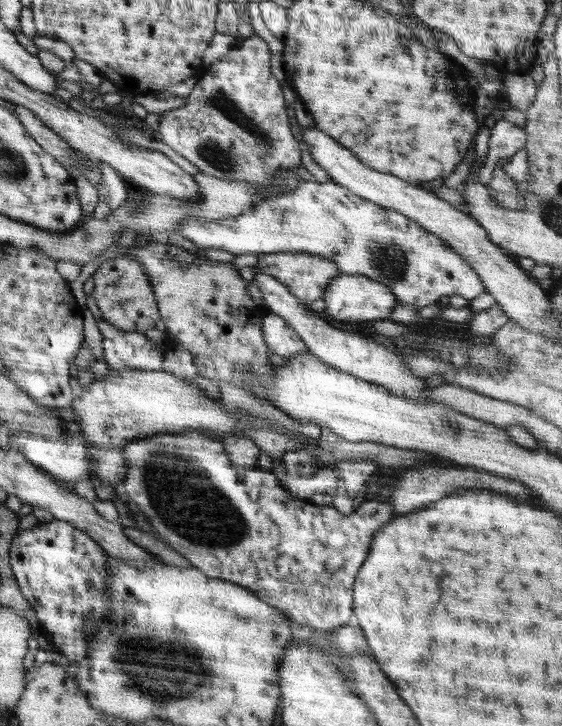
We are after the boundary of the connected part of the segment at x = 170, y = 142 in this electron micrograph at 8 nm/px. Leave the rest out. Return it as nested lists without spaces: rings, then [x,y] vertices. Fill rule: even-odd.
[[[254,33],[249,38],[245,38],[241,44],[236,44],[230,52],[227,52],[218,62],[208,65],[204,76],[197,80],[192,92],[186,97],[186,103],[179,108],[171,109],[161,114],[164,116],[156,117],[153,120],[156,136],[161,142],[173,148],[174,152],[184,157],[188,162],[192,163],[200,173],[208,174],[218,180],[227,182],[246,182],[250,186],[266,186],[272,176],[276,174],[276,170],[292,169],[301,165],[301,151],[300,146],[294,135],[292,135],[293,126],[288,119],[286,107],[284,102],[284,95],[282,94],[282,87],[279,83],[279,78],[270,71],[271,52],[268,49],[266,41],[260,35]]]

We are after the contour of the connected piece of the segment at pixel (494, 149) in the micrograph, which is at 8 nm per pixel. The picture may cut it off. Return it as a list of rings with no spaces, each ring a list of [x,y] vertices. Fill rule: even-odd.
[[[505,119],[498,121],[491,129],[488,141],[488,155],[478,174],[478,182],[488,186],[492,172],[500,159],[514,156],[527,147],[527,131]]]

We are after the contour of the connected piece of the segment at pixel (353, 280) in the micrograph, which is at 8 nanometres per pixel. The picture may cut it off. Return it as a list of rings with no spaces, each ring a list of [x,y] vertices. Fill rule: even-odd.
[[[341,273],[328,283],[322,299],[326,303],[326,308],[322,315],[327,315],[330,318],[340,321],[356,322],[358,324],[362,321],[379,320],[385,326],[388,325],[391,310],[399,304],[399,300],[394,296],[394,293],[384,286],[384,284],[372,281],[363,275]]]

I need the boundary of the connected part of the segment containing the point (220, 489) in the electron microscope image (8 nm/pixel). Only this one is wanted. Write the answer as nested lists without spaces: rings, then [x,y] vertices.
[[[186,429],[162,432],[149,437],[131,439],[123,446],[123,457],[127,462],[127,471],[123,483],[129,499],[134,501],[139,510],[145,514],[151,527],[163,538],[165,544],[184,556],[186,560],[189,560],[192,567],[198,567],[206,576],[224,579],[254,591],[264,602],[288,615],[292,622],[302,626],[310,626],[317,631],[317,634],[332,632],[338,626],[341,627],[346,624],[354,616],[354,580],[356,580],[356,574],[358,574],[360,566],[364,564],[364,560],[368,556],[370,534],[376,534],[382,526],[386,526],[390,520],[396,517],[390,503],[382,502],[382,500],[366,500],[358,508],[355,508],[349,516],[345,516],[334,506],[315,505],[310,502],[310,499],[293,497],[265,463],[252,470],[247,470],[247,472],[239,472],[237,466],[230,460],[222,439],[203,434],[198,430]]]

